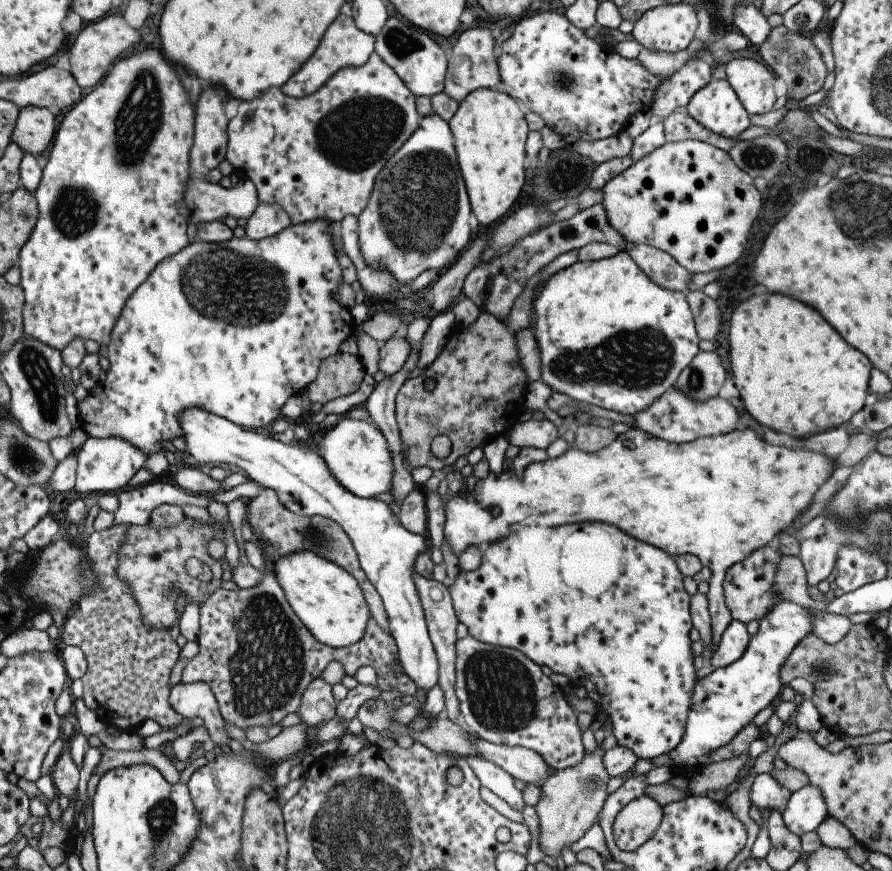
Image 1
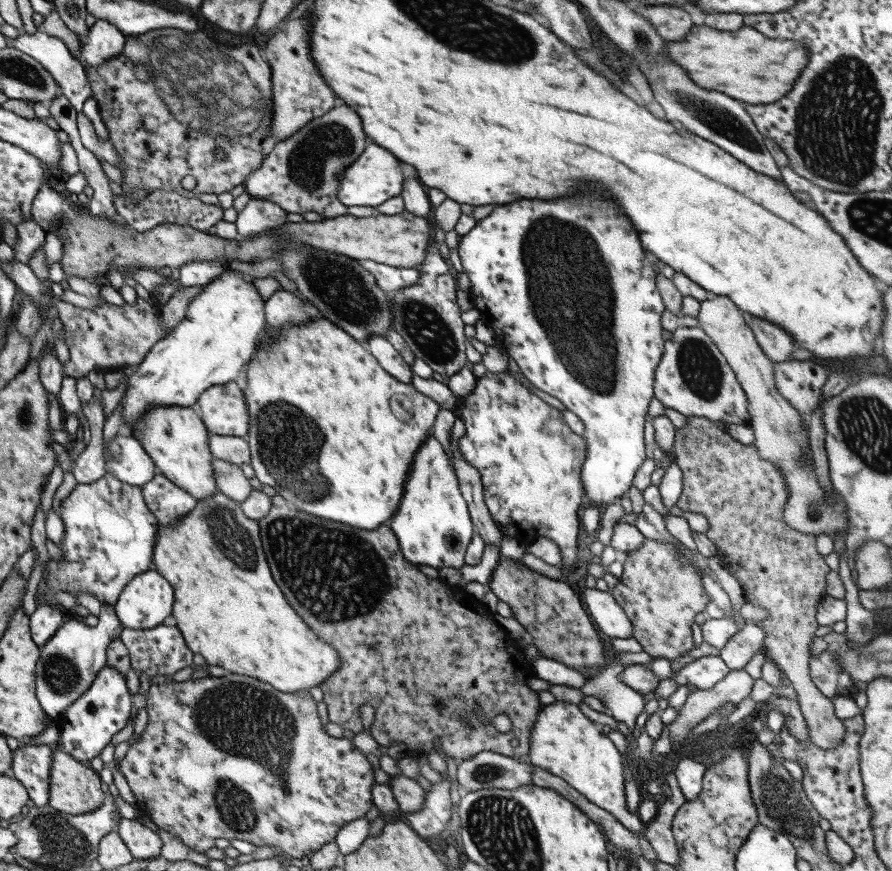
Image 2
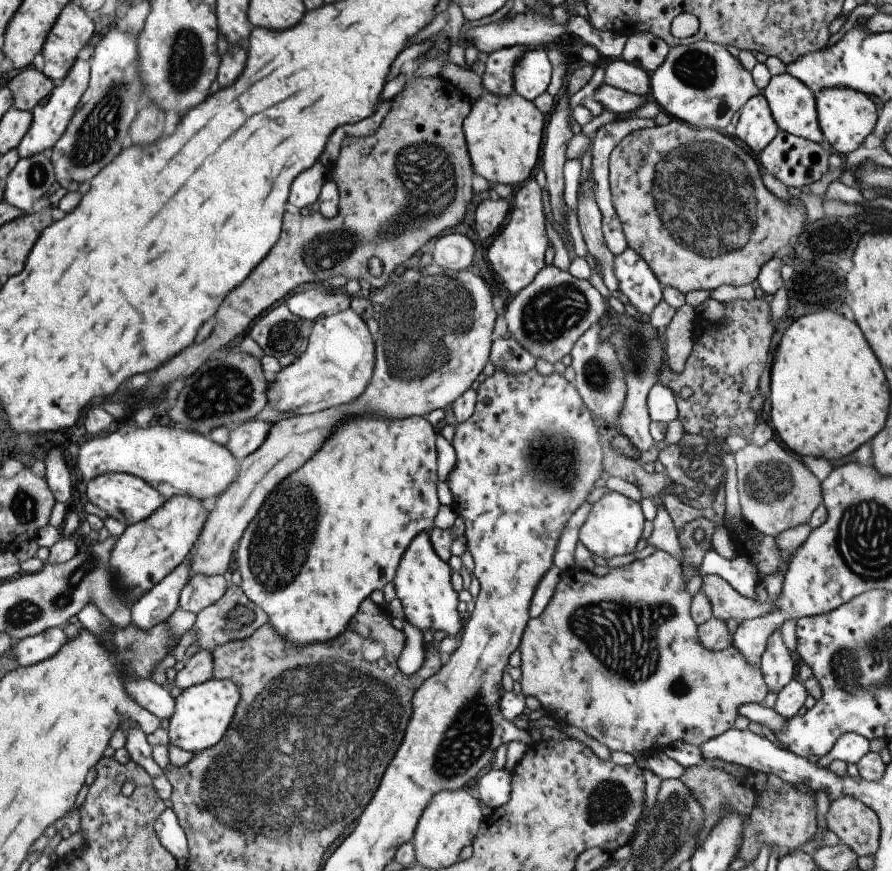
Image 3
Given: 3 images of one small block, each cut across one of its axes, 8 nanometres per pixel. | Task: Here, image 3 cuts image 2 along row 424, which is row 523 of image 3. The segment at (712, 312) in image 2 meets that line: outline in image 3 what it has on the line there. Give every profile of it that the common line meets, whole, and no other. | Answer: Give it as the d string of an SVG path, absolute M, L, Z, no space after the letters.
M771 440L765 446L747 444L735 454L737 464L737 492L743 520L749 528L763 536L777 536L785 530L807 524L815 508L823 504L821 482L803 466L803 462L793 460L789 452L779 442Z

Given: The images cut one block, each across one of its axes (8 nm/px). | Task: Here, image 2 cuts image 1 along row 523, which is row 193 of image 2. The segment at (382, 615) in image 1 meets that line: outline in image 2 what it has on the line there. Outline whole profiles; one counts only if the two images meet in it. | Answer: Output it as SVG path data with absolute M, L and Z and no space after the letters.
M335 104L327 114L311 120L299 132L283 142L277 142L273 150L263 156L257 170L251 170L243 182L249 198L269 200L279 204L287 214L307 214L317 212L323 218L345 216L345 204L337 200L337 180L335 174L345 166L353 164L365 144L365 134L361 128L361 118L345 104Z

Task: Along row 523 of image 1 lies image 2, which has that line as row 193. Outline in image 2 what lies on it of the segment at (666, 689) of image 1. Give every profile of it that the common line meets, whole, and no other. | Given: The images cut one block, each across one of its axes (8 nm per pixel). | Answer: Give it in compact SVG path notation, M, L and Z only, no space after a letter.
M589 188L587 194L581 198L571 200L515 200L509 204L495 206L495 210L487 216L477 220L477 224L461 236L457 242L457 254L461 260L463 274L469 280L469 294L473 298L473 308L479 312L479 322L489 326L495 334L495 348L505 352L511 360L517 362L521 374L535 386L535 390L547 392L549 396L557 398L567 406L569 412L581 418L585 426L585 440L587 440L587 458L581 468L581 482L585 496L593 506L605 508L609 502L617 500L629 486L633 486L633 476L637 468L643 464L643 424L649 410L649 402L653 400L653 374L663 356L665 342L661 340L661 314L665 310L661 302L661 294L655 286L655 270L661 270L659 262L645 254L637 240L637 232L629 228L629 222L623 216L617 216L619 210L605 198L599 196L599 188Z

